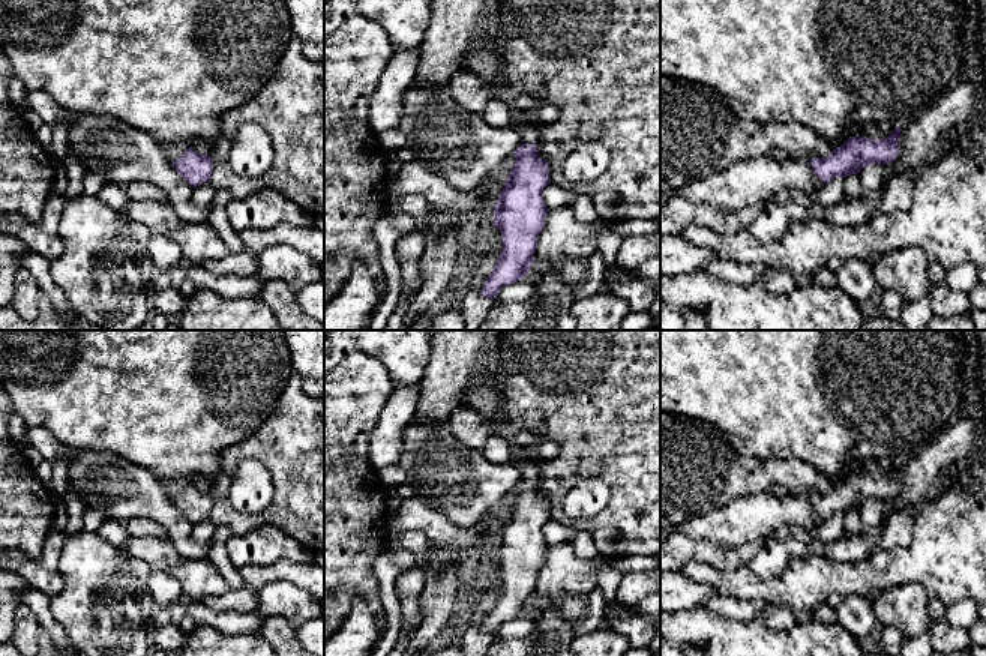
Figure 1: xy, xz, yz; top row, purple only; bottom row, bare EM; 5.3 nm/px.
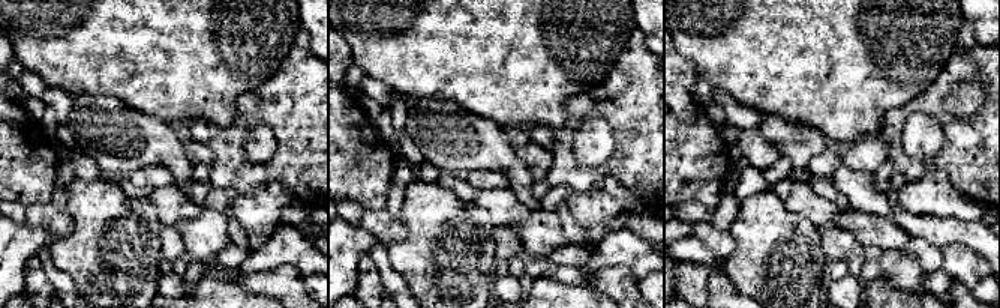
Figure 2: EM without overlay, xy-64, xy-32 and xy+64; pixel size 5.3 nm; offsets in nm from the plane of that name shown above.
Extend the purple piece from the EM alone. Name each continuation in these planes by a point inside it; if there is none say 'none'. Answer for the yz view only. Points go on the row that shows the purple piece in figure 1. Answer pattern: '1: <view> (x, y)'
1: yz (757, 180)

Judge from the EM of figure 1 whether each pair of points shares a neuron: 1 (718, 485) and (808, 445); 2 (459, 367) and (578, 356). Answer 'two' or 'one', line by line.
1: two
2: two

